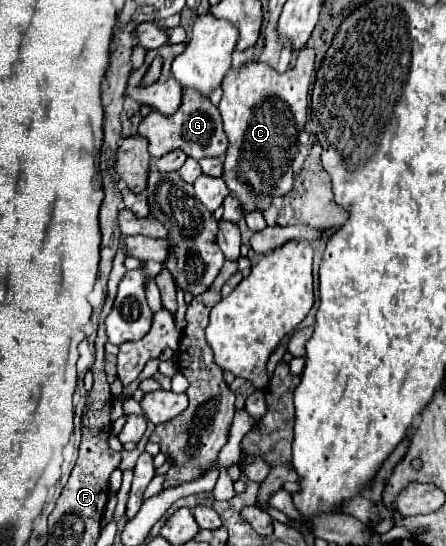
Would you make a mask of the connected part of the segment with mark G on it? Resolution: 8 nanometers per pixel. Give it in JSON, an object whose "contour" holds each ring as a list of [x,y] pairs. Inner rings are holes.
{"contour":[[[194,88],[184,90],[184,100],[182,100],[182,106],[178,108],[176,114],[164,116],[158,110],[152,110],[140,122],[138,134],[148,138],[148,142],[150,142],[148,152],[152,154],[152,158],[160,158],[172,150],[182,150],[186,156],[190,156],[194,160],[200,160],[206,156],[218,158],[218,156],[224,156],[224,152],[228,148],[228,138],[224,134],[218,108],[202,92],[198,92]]]}

